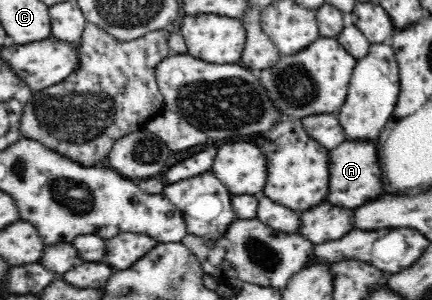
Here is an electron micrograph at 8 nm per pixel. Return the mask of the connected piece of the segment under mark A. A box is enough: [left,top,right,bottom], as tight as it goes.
[326,141,382,208]

